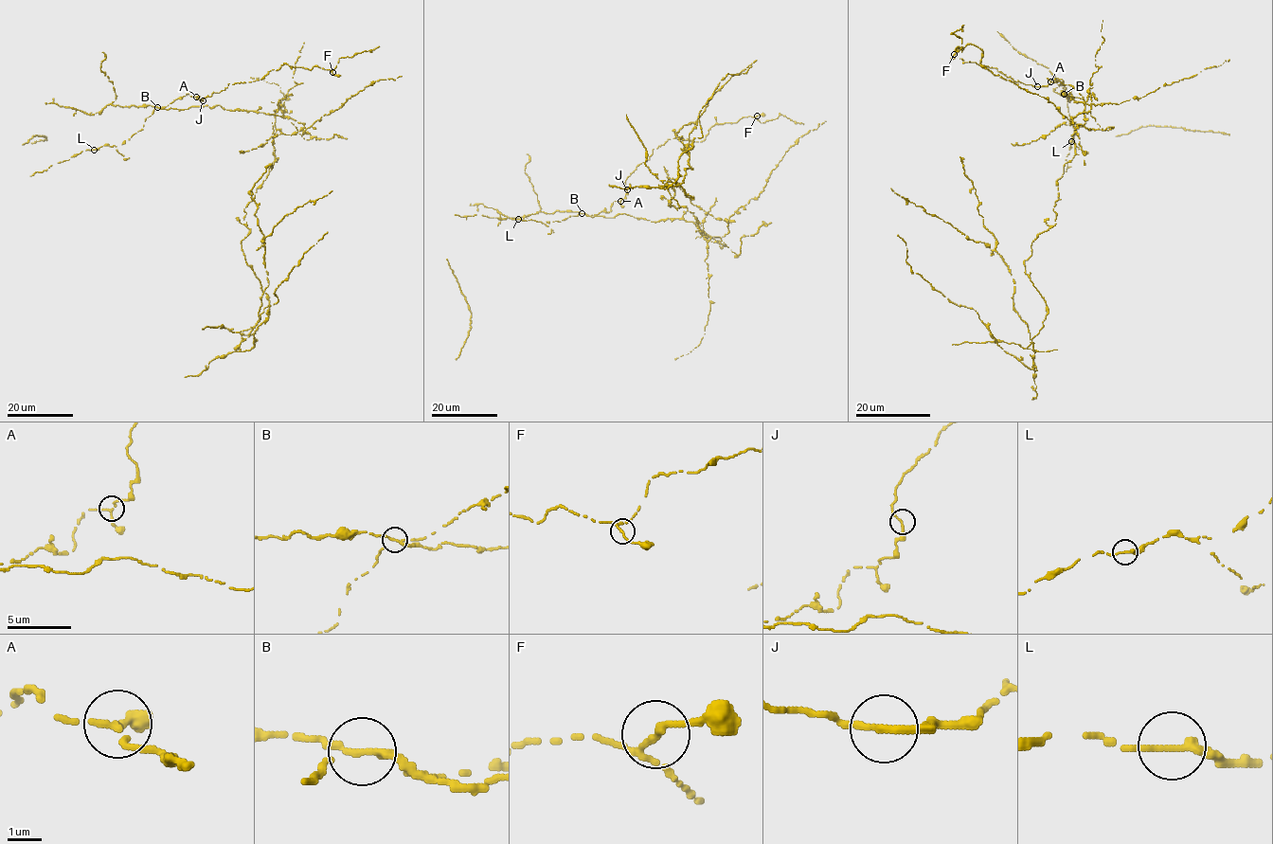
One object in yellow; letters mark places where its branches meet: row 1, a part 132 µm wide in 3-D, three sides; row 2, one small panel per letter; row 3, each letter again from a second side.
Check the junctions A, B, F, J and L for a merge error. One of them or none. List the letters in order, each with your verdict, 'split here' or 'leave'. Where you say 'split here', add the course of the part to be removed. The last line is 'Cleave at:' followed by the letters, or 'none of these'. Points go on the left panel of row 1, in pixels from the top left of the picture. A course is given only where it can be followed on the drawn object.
A: leave
B: split here; foreign part runs (157, 107), (276, 115), (276, 161), (243, 208), (241, 242), (269, 305), (241, 351), (327, 232)
F: leave
J: leave
L: leave
Cleave at: B

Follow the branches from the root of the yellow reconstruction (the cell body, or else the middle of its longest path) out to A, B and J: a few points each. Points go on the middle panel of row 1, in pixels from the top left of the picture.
A: (698, 221), (700, 231), (678, 218), (588, 216), (611, 211), (620, 201)
B: (698, 221), (700, 231), (692, 222), (678, 218), (651, 222), (624, 213), (613, 218), (582, 213)
J: (698, 221), (700, 231), (692, 222), (678, 218), (651, 222), (624, 213), (588, 216), (611, 211), (627, 189)

